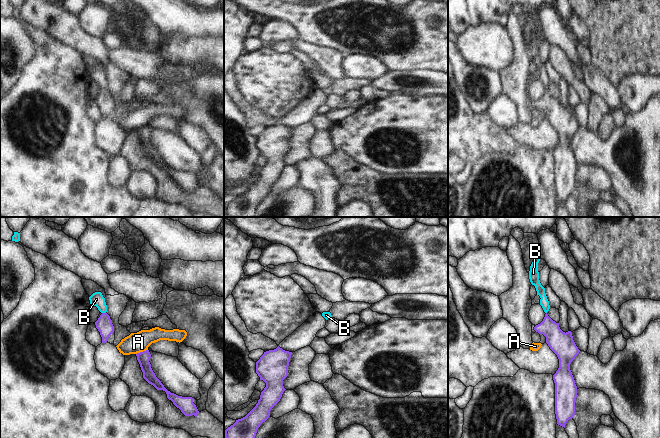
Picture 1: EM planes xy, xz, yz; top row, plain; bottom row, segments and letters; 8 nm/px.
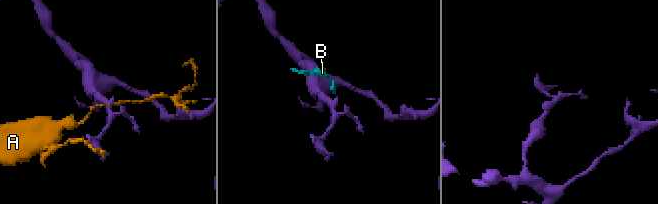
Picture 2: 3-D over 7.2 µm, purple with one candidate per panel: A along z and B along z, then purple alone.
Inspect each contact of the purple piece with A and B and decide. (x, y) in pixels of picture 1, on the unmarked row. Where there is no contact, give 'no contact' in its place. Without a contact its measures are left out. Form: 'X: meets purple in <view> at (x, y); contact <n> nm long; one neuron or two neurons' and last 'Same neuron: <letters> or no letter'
A: meets purple in xy at (141, 128); contact 100 nm long; two neurons
B: meets purple in xy at (104, 89); contact 30 nm long; one neuron
Same neuron: B

